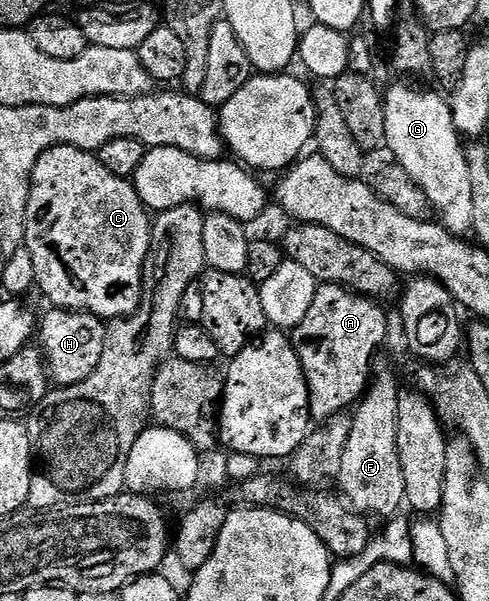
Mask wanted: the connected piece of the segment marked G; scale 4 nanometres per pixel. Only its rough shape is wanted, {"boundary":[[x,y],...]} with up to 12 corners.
{"boundary":[[392,85],[384,140],[453,235],[472,227],[472,173],[449,102]]}

